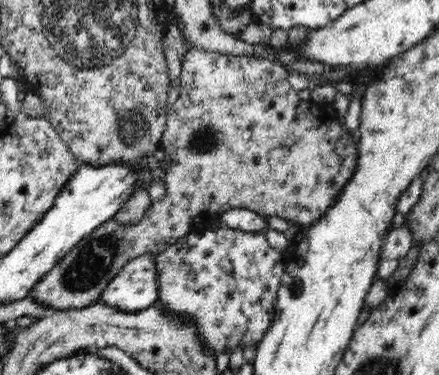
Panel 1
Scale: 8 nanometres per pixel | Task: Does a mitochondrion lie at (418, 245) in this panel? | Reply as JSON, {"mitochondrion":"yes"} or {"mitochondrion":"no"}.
{"mitochondrion":"no"}

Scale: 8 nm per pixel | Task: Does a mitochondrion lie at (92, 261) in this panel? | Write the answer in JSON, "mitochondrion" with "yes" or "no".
{"mitochondrion":"yes"}

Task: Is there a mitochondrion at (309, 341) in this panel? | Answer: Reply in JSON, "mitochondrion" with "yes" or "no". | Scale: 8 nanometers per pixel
{"mitochondrion":"no"}

